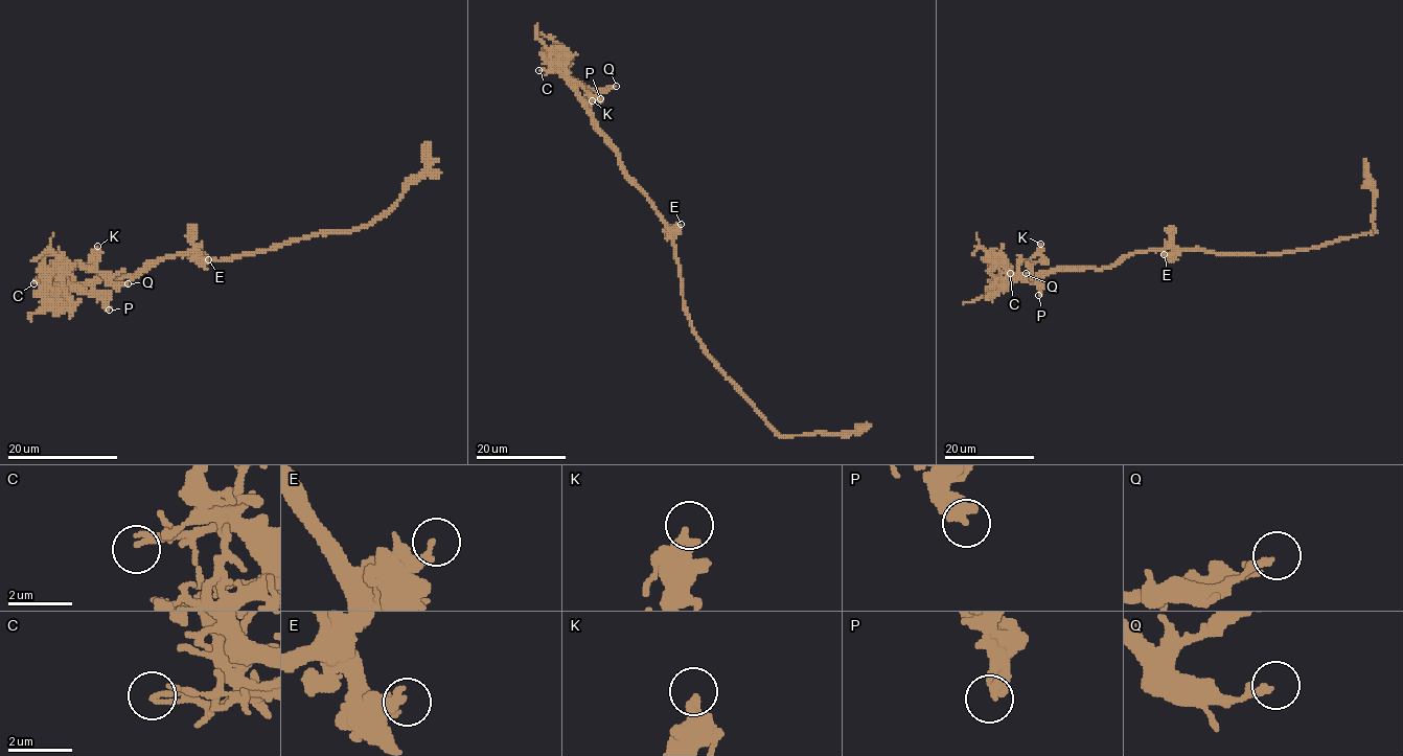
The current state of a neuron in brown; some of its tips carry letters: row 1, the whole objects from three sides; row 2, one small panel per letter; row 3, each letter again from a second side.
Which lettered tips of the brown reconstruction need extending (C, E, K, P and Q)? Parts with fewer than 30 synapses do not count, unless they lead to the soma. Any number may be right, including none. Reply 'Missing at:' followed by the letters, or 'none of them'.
Missing at: none of them

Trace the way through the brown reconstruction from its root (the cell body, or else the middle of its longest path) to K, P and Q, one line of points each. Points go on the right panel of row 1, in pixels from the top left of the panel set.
K: (1215, 253), (1150, 249), (1124, 255), (1104, 268), (1058, 268), (1021, 275), (1018, 260), (1028, 260), (1040, 244)
P: (1215, 253), (1197, 249), (1150, 249), (1124, 255), (1104, 268), (1050, 269), (1025, 279), (1038, 285), (1038, 295)
Q: (1215, 253), (1150, 249), (1104, 268), (1032, 275), (1019, 272), (1019, 259), (1031, 266), (1026, 273)

